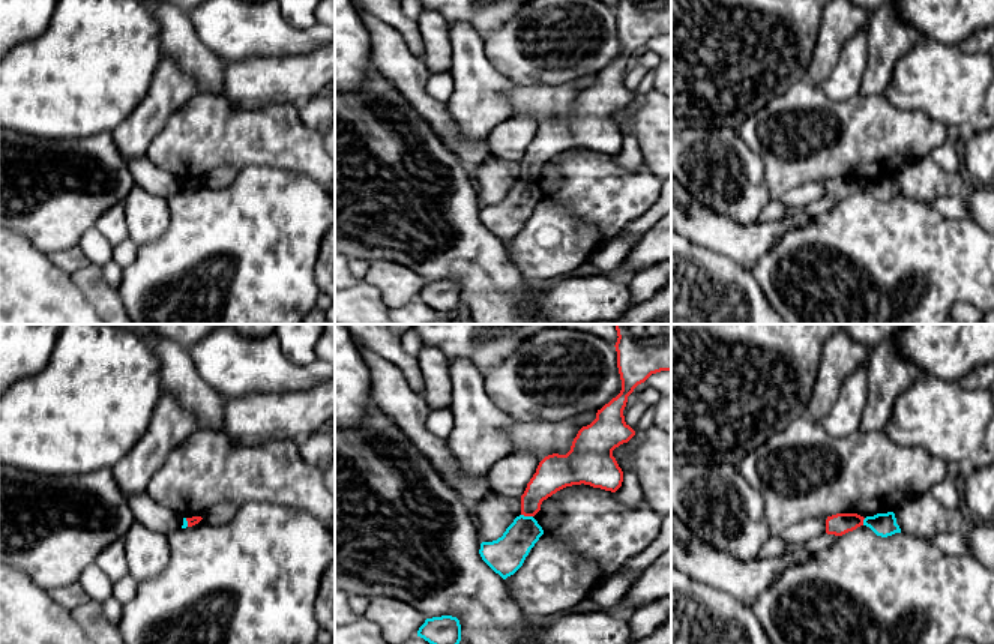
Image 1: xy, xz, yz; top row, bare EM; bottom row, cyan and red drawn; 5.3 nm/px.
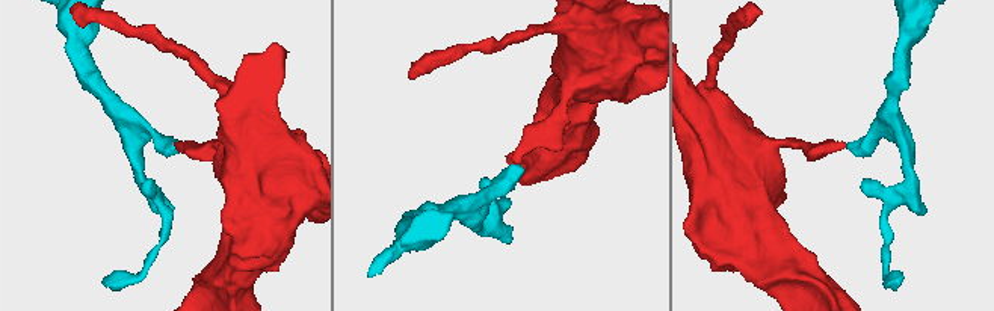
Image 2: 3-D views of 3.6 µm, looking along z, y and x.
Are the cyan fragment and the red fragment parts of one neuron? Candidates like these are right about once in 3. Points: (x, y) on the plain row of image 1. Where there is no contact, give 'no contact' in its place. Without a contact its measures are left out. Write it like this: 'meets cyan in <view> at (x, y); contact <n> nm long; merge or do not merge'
meets cyan in xz at (527, 180); contact 70 nm long; do not merge

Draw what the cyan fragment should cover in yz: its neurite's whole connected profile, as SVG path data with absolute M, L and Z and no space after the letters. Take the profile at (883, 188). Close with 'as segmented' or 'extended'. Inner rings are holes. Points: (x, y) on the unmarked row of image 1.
M893 176L877 177L874 180L866 180L863 189L869 191L877 200L887 201L895 197L901 197L899 189Z | as segmented

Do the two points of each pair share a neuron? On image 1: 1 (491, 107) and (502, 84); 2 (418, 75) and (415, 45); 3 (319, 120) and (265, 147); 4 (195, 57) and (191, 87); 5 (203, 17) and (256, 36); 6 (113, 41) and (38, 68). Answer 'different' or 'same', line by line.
1: same
2: different
3: different
4: different
5: same
6: same

